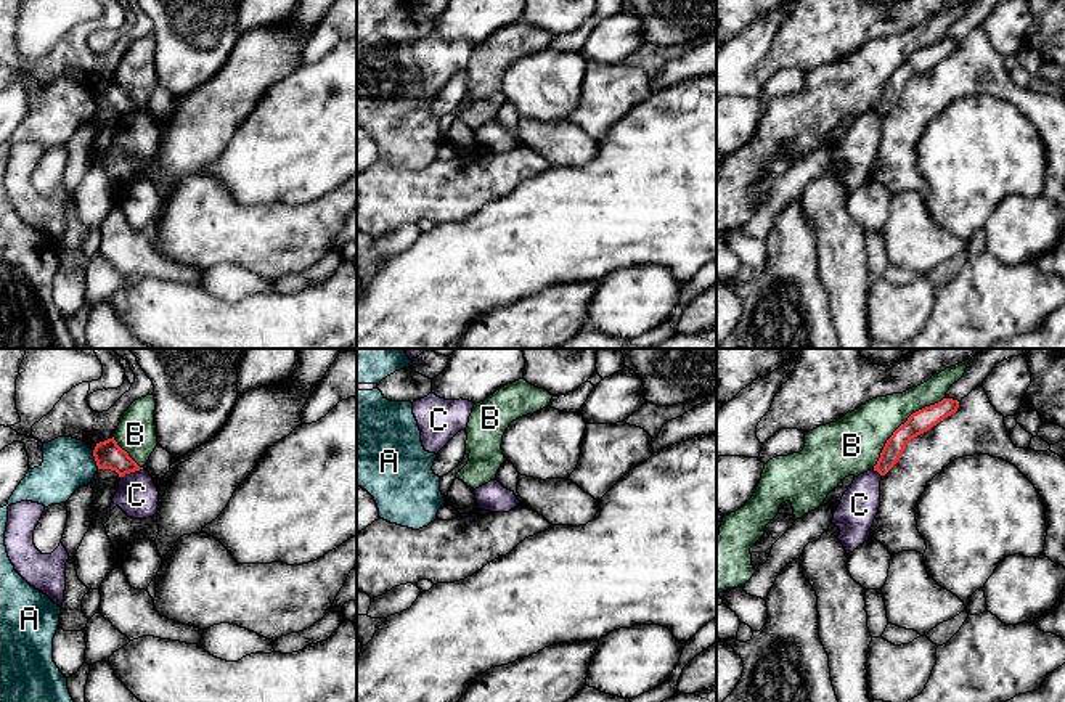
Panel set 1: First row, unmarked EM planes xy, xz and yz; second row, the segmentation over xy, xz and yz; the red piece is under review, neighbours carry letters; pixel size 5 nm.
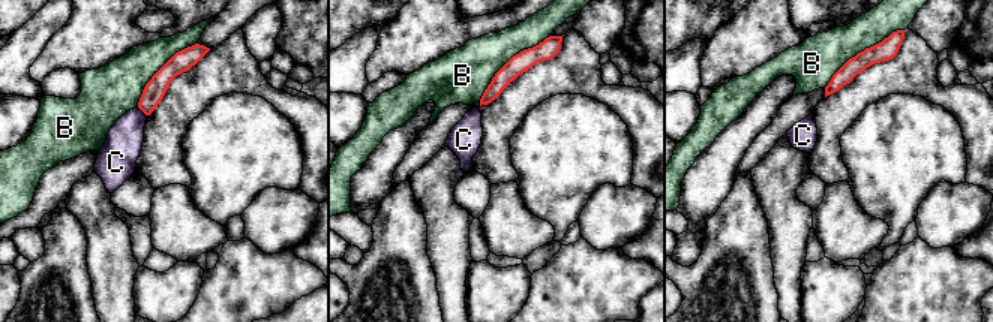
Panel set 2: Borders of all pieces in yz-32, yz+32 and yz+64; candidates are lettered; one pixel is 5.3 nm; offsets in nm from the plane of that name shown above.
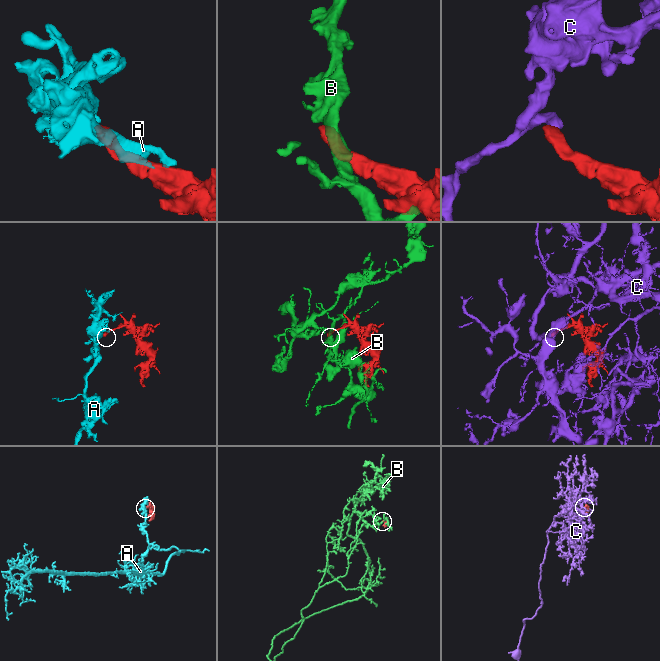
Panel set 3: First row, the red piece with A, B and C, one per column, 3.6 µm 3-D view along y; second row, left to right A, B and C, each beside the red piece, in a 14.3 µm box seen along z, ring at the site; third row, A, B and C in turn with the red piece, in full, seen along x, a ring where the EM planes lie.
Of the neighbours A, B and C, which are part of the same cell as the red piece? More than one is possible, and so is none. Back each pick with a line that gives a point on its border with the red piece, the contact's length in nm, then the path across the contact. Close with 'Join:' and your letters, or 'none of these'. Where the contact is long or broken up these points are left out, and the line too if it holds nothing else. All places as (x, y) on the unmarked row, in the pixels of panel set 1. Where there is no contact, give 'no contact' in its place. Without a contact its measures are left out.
Join: none of these

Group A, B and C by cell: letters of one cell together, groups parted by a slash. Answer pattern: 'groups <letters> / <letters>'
groups A / B / C

